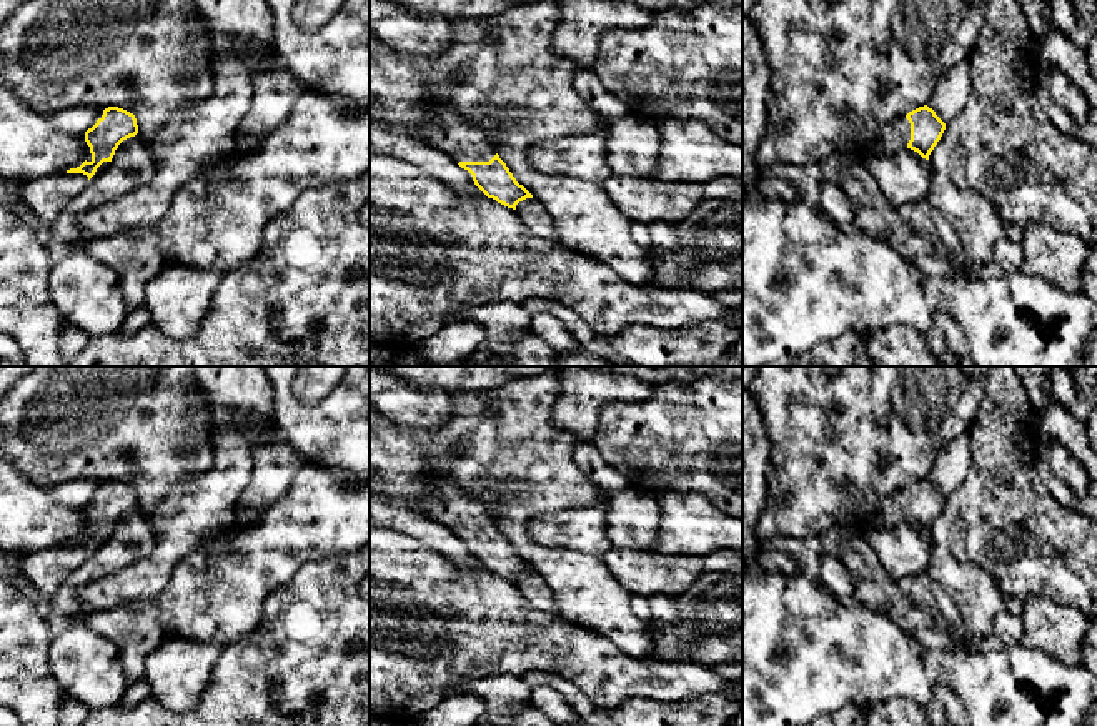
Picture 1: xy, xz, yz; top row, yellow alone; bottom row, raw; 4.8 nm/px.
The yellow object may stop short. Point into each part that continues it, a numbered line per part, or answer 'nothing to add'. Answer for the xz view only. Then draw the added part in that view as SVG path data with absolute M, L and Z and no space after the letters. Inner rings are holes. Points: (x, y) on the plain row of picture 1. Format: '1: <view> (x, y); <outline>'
1: xz (445, 502); M433 475L421 513L449 528L454 535L489 535L496 523L486 506L463 493L456 485Z

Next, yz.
1: yz (893, 510); M901 490L891 496L881 500L876 513L864 525L866 528L892 528L907 521L911 513L911 496L906 490Z

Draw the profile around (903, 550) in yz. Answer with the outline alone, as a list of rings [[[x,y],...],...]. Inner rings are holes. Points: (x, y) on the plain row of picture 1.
[[[904,521],[892,528],[866,528],[864,536],[894,581],[927,569],[932,541],[917,525]]]

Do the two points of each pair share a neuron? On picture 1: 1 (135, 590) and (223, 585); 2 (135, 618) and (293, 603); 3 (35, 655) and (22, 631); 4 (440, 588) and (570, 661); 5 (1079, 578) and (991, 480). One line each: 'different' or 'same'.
1: different
2: different
3: same
4: same
5: same

